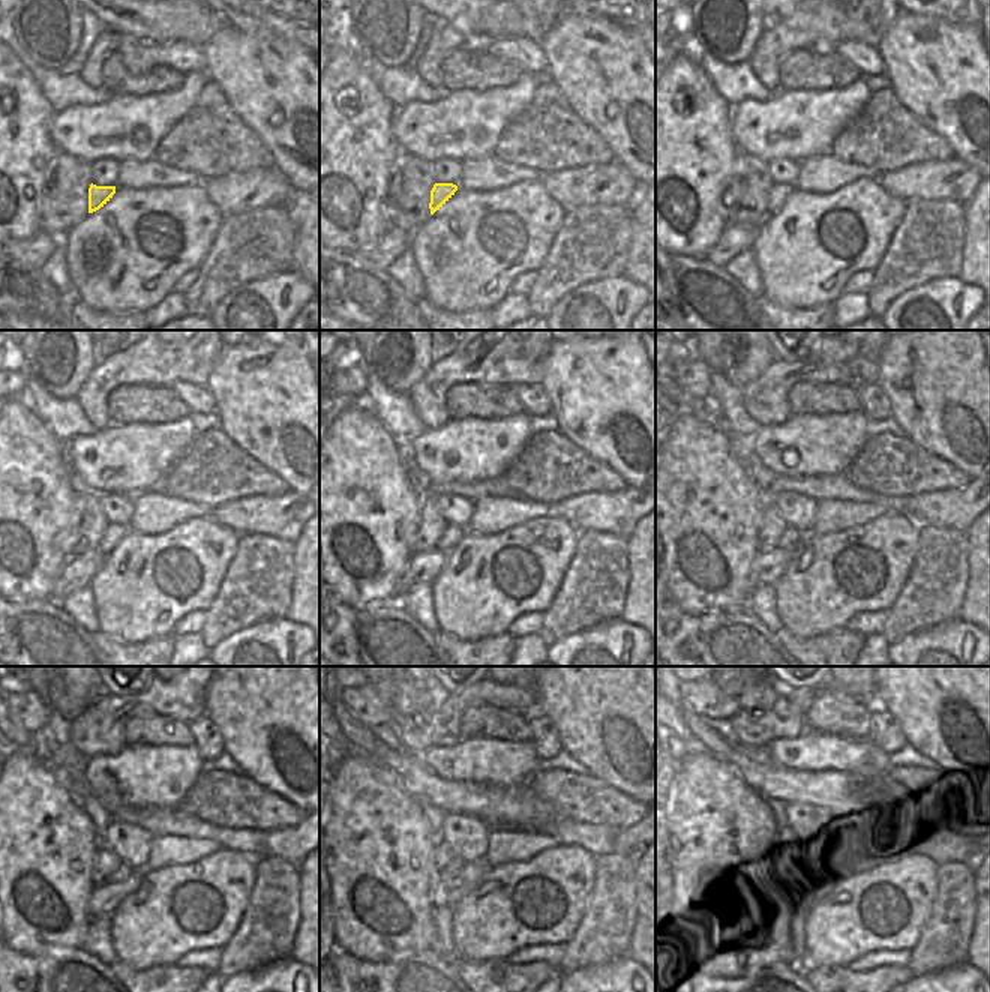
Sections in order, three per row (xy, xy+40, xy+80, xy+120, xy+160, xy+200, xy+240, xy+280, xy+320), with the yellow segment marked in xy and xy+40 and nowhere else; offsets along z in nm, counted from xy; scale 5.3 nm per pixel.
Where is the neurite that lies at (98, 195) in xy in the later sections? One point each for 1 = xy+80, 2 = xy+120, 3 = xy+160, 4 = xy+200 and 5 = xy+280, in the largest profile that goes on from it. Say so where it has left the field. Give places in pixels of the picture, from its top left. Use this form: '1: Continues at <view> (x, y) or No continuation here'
1: Continues at xy+80 (779, 192)
2: Continues at xy+120 (113, 533)
3: Continues at xy+160 (452, 535)
4: Continues at xy+200 (791, 536)
5: Continues at xy+280 (455, 866)

